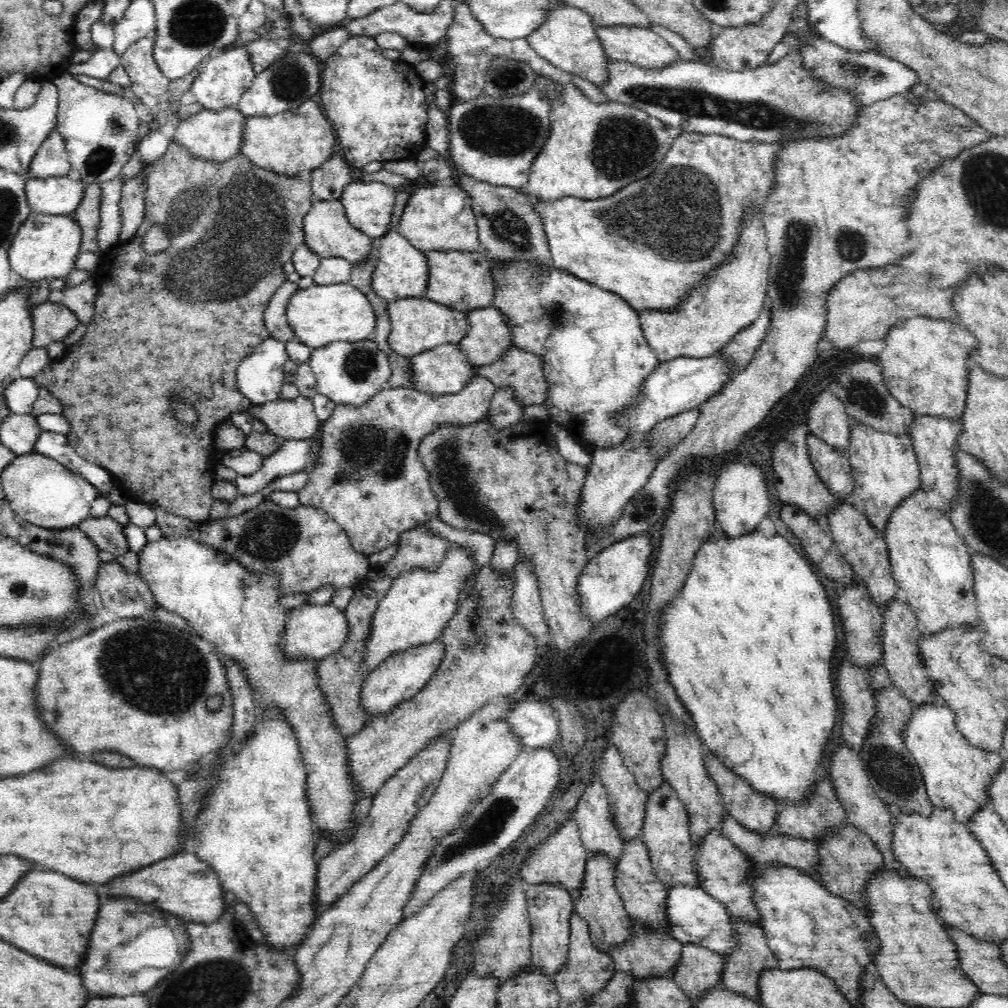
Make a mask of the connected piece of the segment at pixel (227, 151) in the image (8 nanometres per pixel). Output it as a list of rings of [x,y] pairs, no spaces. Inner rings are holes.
[[[236,107],[222,111],[202,110],[179,122],[173,142],[182,146],[184,152],[188,152],[191,156],[224,162],[242,153],[242,145],[245,143],[245,118]]]

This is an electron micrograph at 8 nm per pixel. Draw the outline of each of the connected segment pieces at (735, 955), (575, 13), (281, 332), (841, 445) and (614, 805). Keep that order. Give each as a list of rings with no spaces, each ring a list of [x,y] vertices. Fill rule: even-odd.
[[[730,914],[730,918],[733,934],[737,938],[737,945],[732,949],[730,954],[724,956],[724,968],[721,972],[722,986],[728,990],[736,991],[736,993],[742,993],[742,995],[746,995],[746,997],[759,1002],[758,977],[764,969],[779,967],[777,958],[768,946],[766,935],[760,925],[744,921],[744,919],[740,919],[740,917],[732,914]]]
[[[568,5],[554,7],[545,21],[526,38],[529,45],[543,58],[555,67],[562,69],[584,80],[600,86],[608,80],[605,48],[598,40],[596,26],[593,20],[583,10]]]
[[[288,280],[282,283],[270,298],[263,314],[264,324],[269,332],[268,338],[274,338],[285,343],[296,337],[286,318],[286,307],[290,296],[297,290],[298,285]]]
[[[826,388],[814,397],[805,415],[810,433],[847,454],[852,419],[832,391]]]
[[[612,743],[603,748],[597,763],[599,766],[598,775],[608,793],[609,809],[612,813],[615,828],[620,833],[623,841],[633,839],[636,835],[640,835],[642,831],[648,792],[638,786],[635,776],[623,763],[623,756]]]

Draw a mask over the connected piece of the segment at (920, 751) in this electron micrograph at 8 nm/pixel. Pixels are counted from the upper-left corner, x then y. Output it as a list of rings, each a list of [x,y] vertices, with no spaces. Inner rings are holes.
[[[926,703],[915,706],[914,712],[905,724],[903,739],[908,752],[914,757],[920,768],[925,789],[930,802],[935,807],[950,808],[958,822],[966,824],[984,805],[992,804],[989,798],[991,780],[999,773],[1003,754],[987,751],[970,744],[970,741],[958,730],[955,714],[951,708],[940,703]]]

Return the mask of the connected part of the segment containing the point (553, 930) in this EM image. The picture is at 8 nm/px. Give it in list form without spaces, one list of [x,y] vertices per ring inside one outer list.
[[[534,883],[526,885],[526,902],[531,924],[531,962],[534,967],[546,971],[552,981],[555,974],[565,967],[568,958],[570,938],[570,915],[573,902],[570,893],[562,885],[556,883]]]

